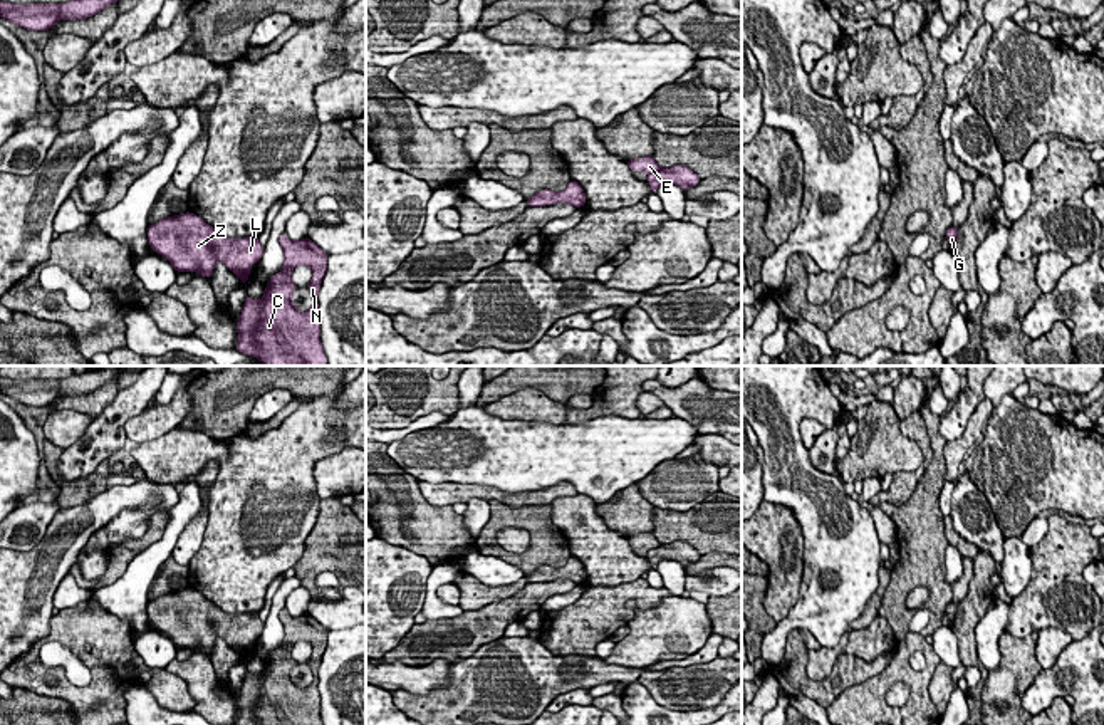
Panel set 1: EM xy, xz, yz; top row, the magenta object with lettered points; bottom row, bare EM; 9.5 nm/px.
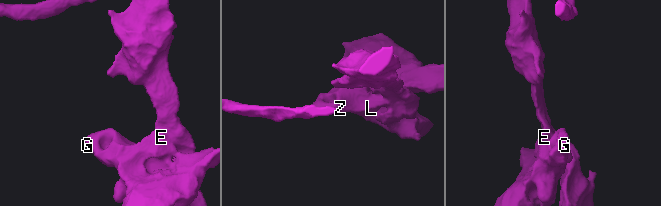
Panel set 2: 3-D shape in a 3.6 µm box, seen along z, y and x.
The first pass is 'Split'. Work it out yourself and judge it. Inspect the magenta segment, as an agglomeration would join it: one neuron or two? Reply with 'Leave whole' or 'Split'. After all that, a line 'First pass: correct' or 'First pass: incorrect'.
Leave whole
First pass: incorrect

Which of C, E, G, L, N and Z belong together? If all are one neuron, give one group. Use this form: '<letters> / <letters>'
C E G L N Z

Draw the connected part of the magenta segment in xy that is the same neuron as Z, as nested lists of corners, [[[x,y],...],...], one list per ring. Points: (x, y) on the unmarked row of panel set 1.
[[[191,587],[163,594],[148,602],[149,623],[169,636],[176,648],[193,648],[205,655],[223,638],[243,661],[250,643],[262,636],[265,621],[257,613],[228,614]]]

